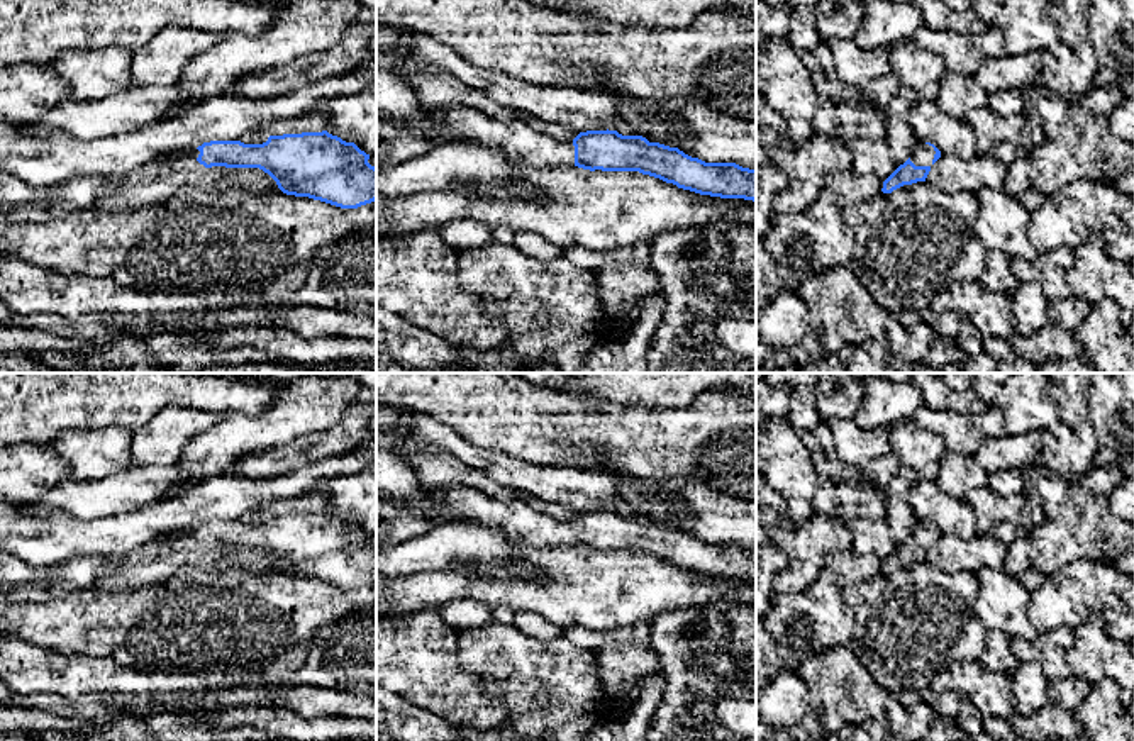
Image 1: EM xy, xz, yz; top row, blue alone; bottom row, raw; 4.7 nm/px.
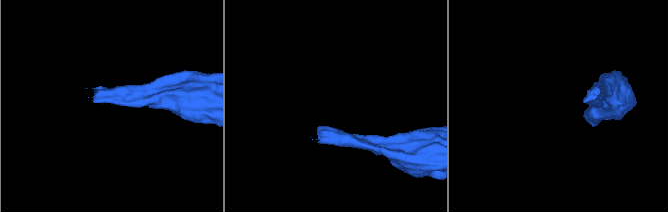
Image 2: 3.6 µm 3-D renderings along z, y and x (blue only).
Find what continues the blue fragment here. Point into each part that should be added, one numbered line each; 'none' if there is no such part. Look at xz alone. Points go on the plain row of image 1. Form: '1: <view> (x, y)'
1: xz (519, 521)

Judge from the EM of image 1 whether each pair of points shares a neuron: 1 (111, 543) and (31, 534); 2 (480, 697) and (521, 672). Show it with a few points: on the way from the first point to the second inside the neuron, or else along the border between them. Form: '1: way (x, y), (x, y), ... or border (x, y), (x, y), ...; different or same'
1: way (90, 538), (51, 538); same
2: border (461, 663), (497, 690), (507, 719); different

